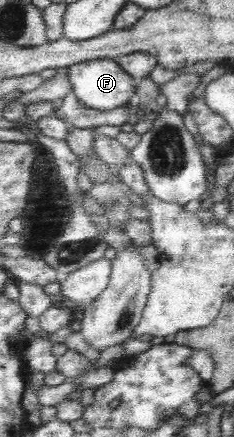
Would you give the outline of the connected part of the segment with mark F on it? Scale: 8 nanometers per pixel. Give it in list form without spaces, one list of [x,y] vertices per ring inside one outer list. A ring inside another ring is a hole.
[[[93,59],[83,63],[75,63],[68,67],[67,77],[72,85],[72,91],[77,100],[96,111],[110,111],[124,107],[135,93],[135,80],[113,59]]]

